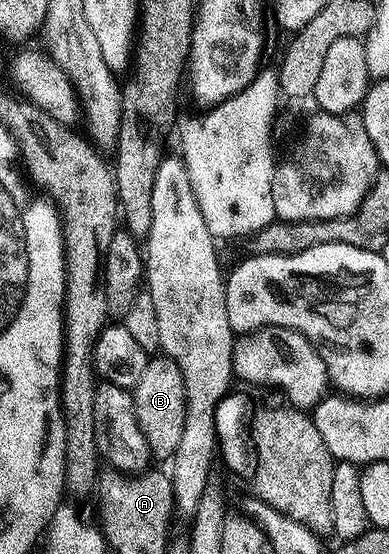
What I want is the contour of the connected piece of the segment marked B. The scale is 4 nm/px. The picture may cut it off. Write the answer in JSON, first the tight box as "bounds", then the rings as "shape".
{"bounds":[131,356,185,458],"shape":[[[154,356],[145,366],[137,384],[132,386],[131,392],[137,422],[141,425],[150,454],[154,458],[172,458],[173,452],[179,447],[179,438],[183,435],[185,422],[185,388],[179,367],[170,357]]]}

